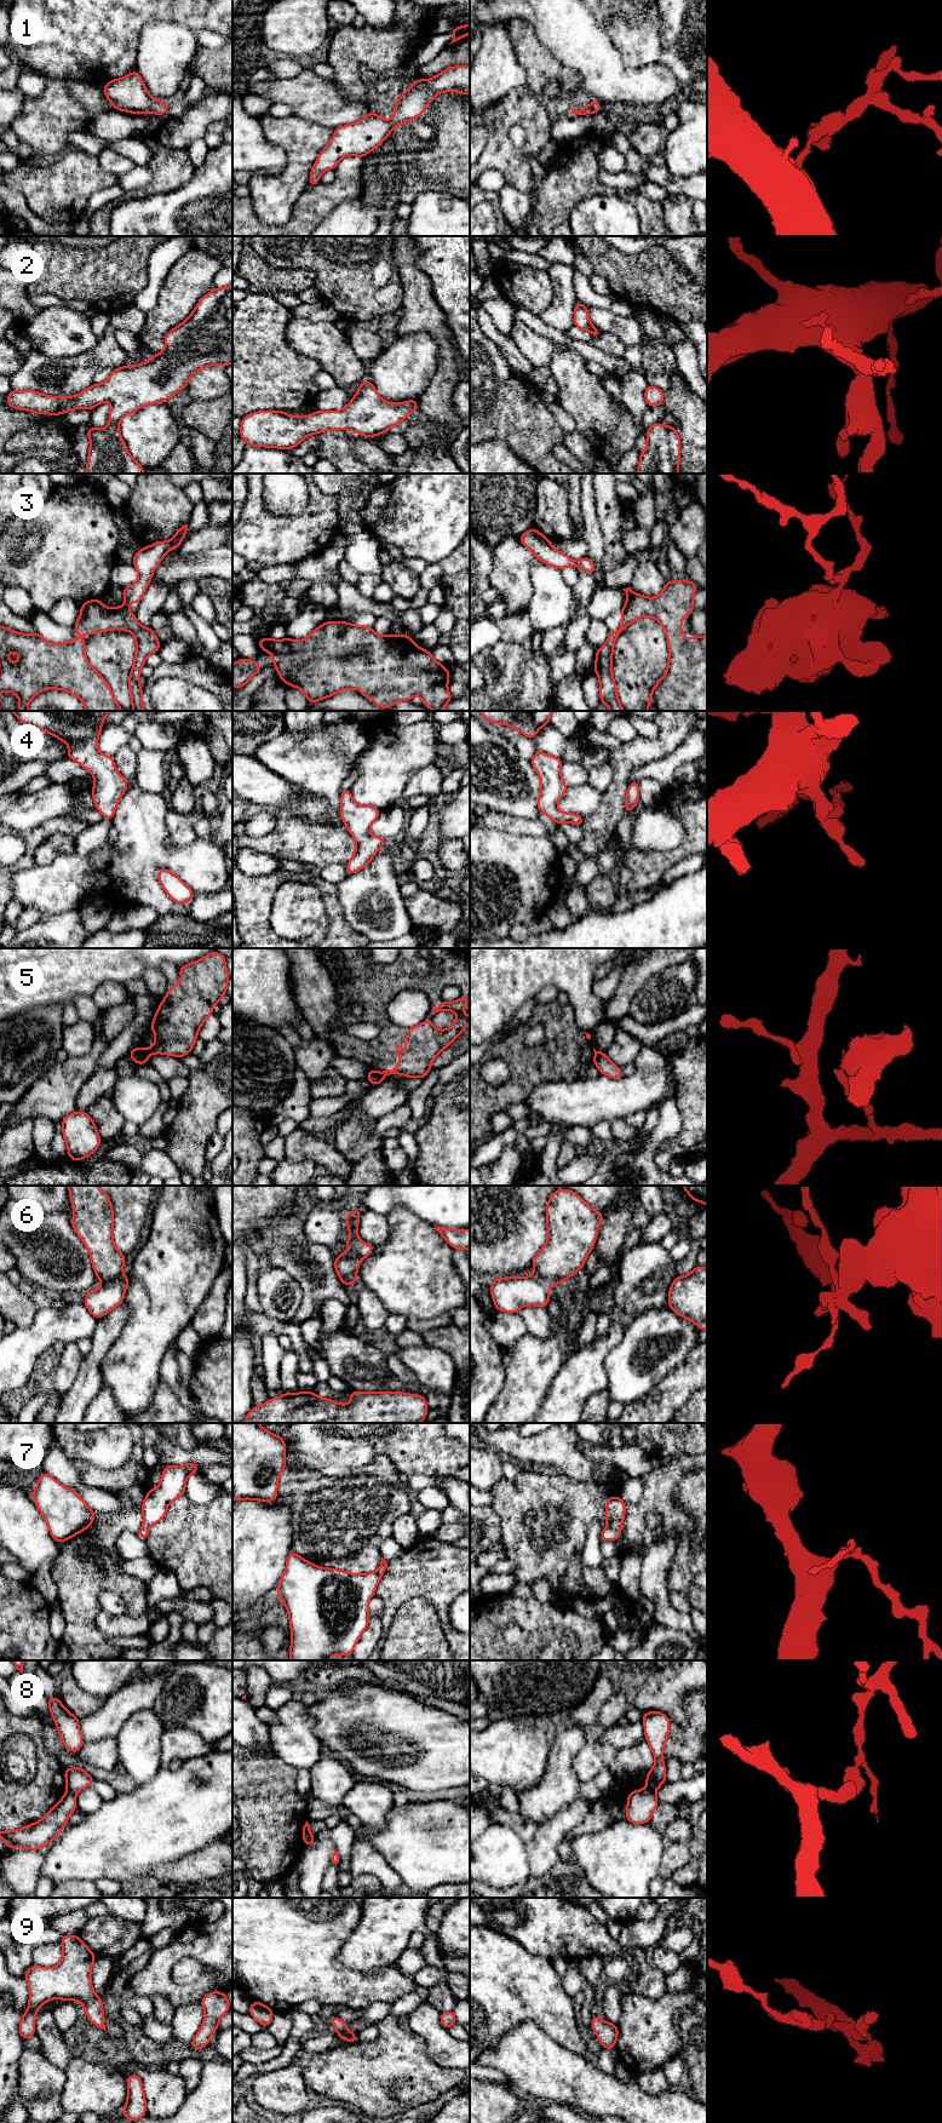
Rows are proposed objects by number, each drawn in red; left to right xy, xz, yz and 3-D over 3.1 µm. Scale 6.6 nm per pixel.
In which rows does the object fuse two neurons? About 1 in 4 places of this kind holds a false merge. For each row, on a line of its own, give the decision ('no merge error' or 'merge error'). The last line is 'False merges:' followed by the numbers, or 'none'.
1: no merge error
2: no merge error
3: merge error
4: no merge error
5: merge error
6: merge error
7: no merge error
8: merge error
9: no merge error
False merges: 3, 5, 6, 8

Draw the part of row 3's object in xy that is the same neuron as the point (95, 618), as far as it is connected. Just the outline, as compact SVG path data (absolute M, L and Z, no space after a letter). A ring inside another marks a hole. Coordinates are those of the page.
M91 599L81 603L81 612L77 621L73 626L76 633L87 633L93 636L98 632L109 630L126 630L136 637L136 655L132 666L128 689L133 711L145 711L142 701L142 685L139 684L140 670L145 659L159 652L161 644L151 627L142 626L136 615L122 607L109 608L102 604L100 599Z

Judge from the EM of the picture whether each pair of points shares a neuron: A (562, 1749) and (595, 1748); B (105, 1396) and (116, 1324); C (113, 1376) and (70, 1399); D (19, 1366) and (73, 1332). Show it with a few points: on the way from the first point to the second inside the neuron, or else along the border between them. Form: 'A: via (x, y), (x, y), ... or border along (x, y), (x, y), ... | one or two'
A: border along (587, 1742), (574, 1759), (573, 1769), (576, 1776) | two
B: border along (102, 1388), (85, 1410) | two
C: border along (105, 1355), (101, 1365), (101, 1387) | two
D: via (30, 1353), (51, 1332), (59, 1332) | one

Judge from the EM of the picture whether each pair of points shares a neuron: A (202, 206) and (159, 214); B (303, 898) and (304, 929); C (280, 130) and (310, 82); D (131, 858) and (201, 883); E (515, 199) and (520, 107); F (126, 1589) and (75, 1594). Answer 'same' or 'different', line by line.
A: same
B: same
C: different
D: same
E: different
F: same

